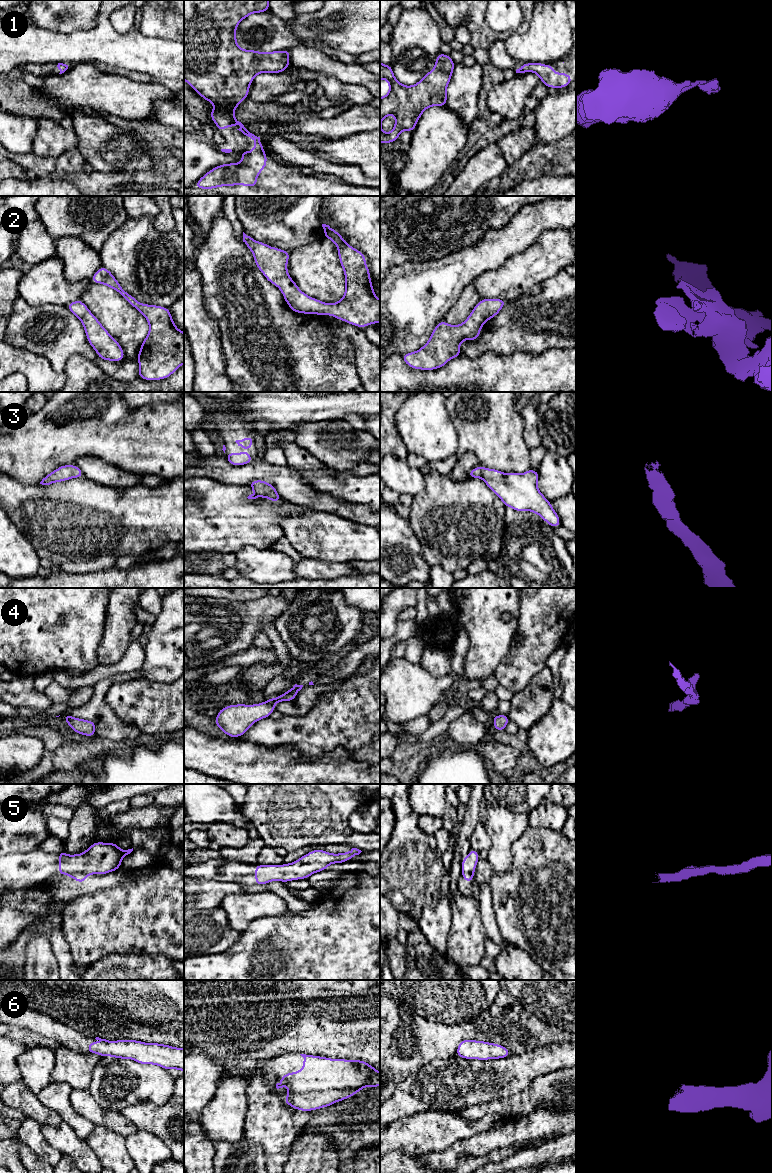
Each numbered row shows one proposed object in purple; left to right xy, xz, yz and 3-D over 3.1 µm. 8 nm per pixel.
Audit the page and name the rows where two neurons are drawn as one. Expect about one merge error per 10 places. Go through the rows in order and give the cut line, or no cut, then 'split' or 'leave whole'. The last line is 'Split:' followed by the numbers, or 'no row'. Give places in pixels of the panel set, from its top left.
1: no cut | leave whole
2: no cut | leave whole
3: no cut | leave whole
4: no cut | leave whole
5: no cut | leave whole
6: no cut | leave whole
Split: no row

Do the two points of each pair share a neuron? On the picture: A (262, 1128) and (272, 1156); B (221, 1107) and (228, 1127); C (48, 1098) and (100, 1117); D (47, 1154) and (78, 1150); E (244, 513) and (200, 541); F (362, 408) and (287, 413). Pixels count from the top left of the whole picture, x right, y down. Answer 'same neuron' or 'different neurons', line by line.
A: same neuron
B: same neuron
C: different neurons
D: different neurons
E: same neuron
F: same neuron

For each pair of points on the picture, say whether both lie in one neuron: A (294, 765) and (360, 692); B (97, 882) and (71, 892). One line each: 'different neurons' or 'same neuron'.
A: different neurons
B: same neuron

